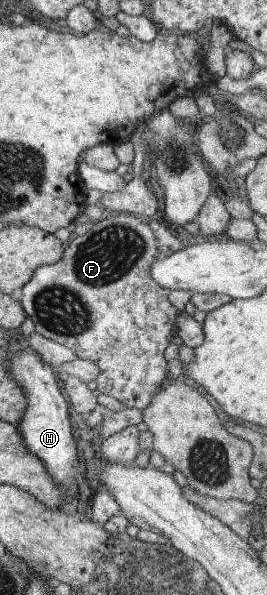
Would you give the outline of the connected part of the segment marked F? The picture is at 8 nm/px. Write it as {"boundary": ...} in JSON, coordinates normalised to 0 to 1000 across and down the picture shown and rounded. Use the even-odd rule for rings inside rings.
{"boundary":[[[449,356],[446,361],[382,368],[371,373],[356,373],[330,380],[330,387],[315,395],[292,395],[277,402],[258,403],[247,410],[240,429],[225,439],[199,442],[195,445],[169,445],[142,449],[120,462],[120,469],[82,484],[82,519],[94,523],[94,529],[112,533],[131,543],[131,556],[157,566],[169,566],[187,576],[210,575],[270,587],[300,603],[337,603],[360,613],[375,627],[356,637],[363,645],[363,657],[371,661],[393,661],[442,671],[464,684],[491,684],[509,681],[509,687],[547,687],[577,667],[577,661],[599,657],[603,650],[625,644],[625,637],[637,632],[640,622],[622,617],[629,608],[618,602],[618,590],[629,580],[637,580],[637,565],[655,563],[655,553],[663,550],[663,533],[674,523],[629,504],[637,496],[633,487],[614,487],[562,462],[562,449],[577,439],[592,439],[607,432],[599,418],[592,418],[592,405],[584,405],[584,395],[569,388],[569,382],[554,378],[554,370],[524,366],[502,360],[479,356]]]}

